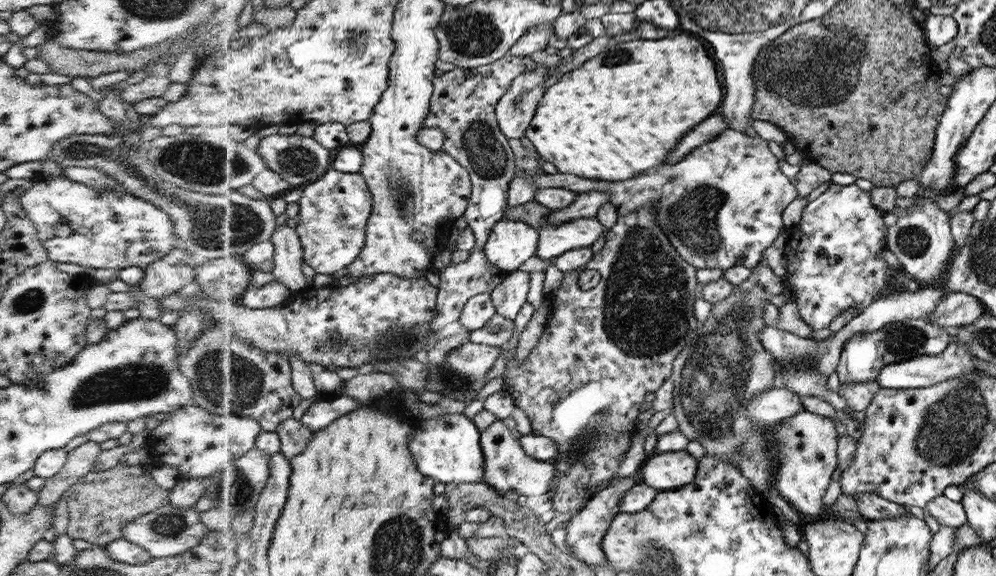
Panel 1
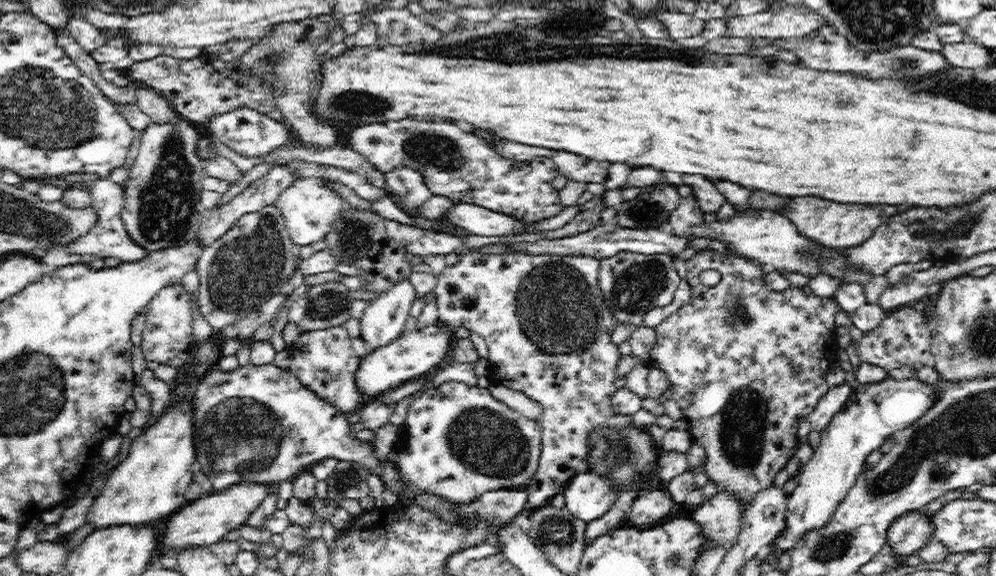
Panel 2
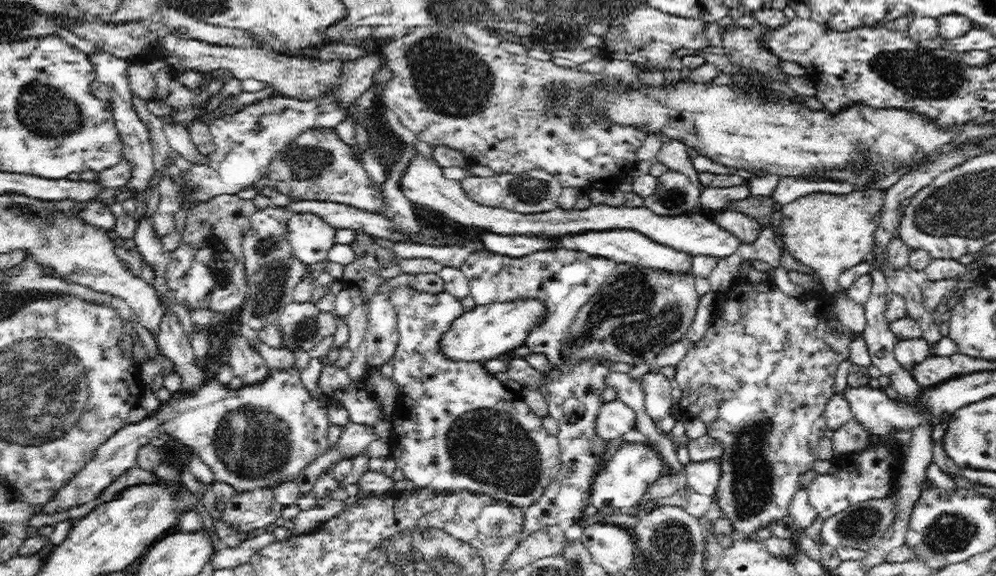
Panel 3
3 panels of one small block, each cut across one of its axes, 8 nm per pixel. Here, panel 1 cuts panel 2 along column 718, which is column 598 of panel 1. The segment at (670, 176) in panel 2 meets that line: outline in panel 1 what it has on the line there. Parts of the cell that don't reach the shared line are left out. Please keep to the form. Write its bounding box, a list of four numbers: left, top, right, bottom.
[547,192,609,226]

